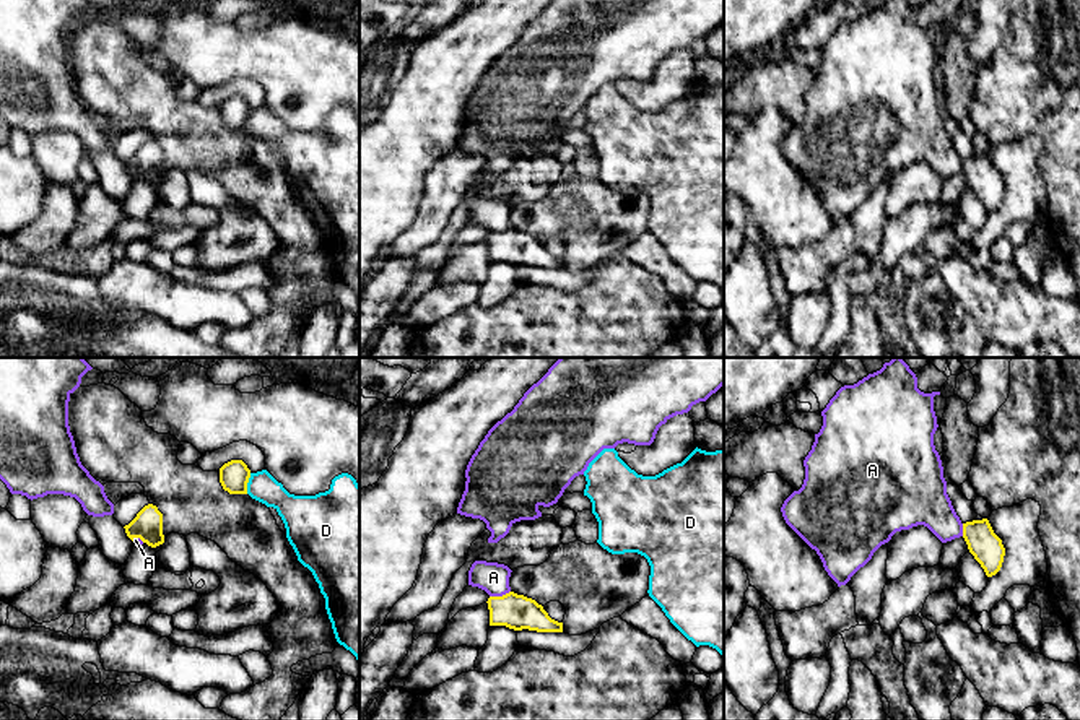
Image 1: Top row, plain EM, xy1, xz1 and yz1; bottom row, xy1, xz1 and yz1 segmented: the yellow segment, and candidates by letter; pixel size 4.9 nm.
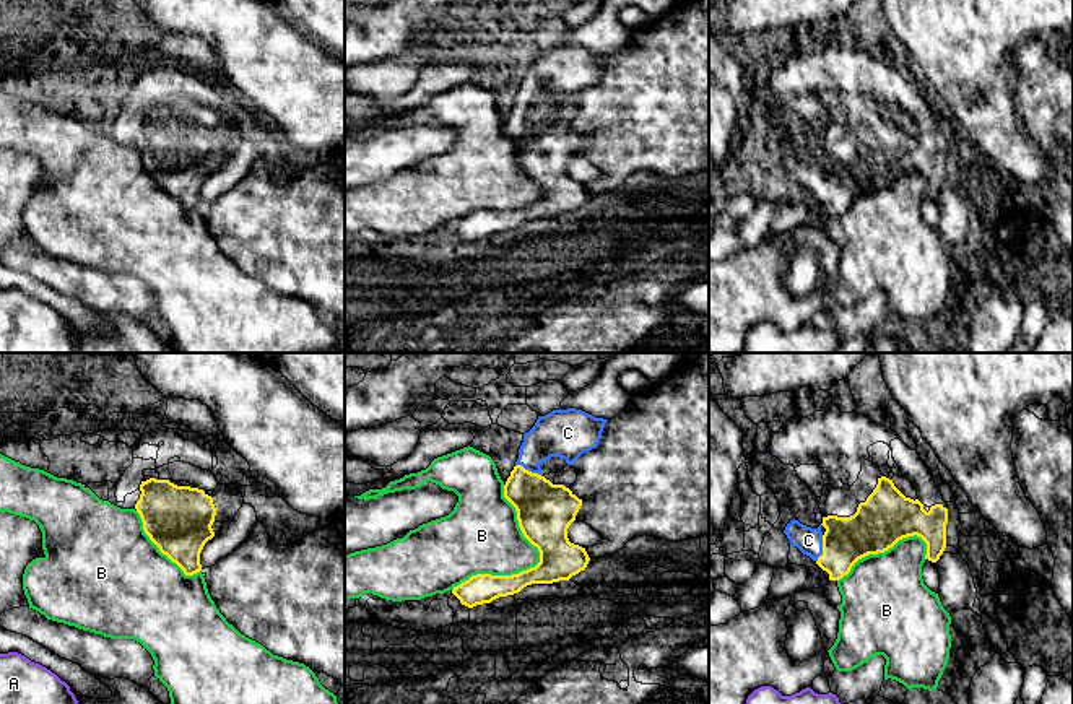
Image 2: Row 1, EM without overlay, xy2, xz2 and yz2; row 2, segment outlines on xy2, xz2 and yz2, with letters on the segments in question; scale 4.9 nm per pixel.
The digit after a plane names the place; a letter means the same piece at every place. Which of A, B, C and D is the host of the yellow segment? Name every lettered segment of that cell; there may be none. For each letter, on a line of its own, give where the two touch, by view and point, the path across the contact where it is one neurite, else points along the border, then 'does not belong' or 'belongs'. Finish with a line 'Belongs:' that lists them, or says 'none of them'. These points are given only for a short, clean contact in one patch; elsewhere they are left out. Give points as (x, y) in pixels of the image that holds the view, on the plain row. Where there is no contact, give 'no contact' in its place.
A: xz1 (500, 233) | along xz1 (509, 226), (490, 233) | does not belong
B: xz2 (535, 202) | does not belong
C: yz2 (823, 184) | across yz2 (870, 166), (839, 184), (823, 184), (808, 176) | belongs
D: xy1 (246, 119) | does not belong
Belongs: C

